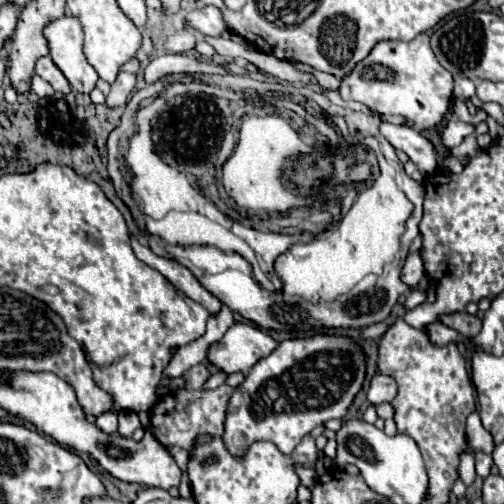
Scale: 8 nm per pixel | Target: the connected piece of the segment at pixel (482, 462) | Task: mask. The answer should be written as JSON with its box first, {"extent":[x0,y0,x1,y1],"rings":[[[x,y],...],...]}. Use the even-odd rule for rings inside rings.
{"extent":[475,452,494,478],"rings":[[[475,452],[475,466],[477,466],[477,474],[479,474],[479,476],[483,476],[483,478],[488,476],[493,464],[494,462],[491,454]]]}

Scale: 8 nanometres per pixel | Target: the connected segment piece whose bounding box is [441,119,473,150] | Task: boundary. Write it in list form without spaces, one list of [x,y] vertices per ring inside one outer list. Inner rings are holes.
[[[455,119],[450,120],[446,128],[443,130],[443,136],[441,136],[441,142],[445,148],[453,148],[457,146],[467,134],[473,134],[473,126],[467,124],[467,122],[455,122]]]

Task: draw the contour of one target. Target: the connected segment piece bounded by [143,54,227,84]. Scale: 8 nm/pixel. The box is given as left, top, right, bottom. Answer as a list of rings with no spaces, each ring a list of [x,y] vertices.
[[[161,54],[155,56],[145,68],[143,68],[143,80],[147,84],[163,78],[165,74],[179,74],[179,72],[207,72],[207,74],[227,74],[225,68],[207,64],[207,62],[197,62],[189,54]]]

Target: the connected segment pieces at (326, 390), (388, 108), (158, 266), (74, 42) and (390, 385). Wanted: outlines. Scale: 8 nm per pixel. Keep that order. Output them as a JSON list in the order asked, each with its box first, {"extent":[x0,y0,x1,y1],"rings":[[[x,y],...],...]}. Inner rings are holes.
[{"extent":[223,334,367,456],"rings":[[[315,334],[281,342],[271,356],[249,370],[247,380],[235,390],[223,440],[231,454],[243,456],[247,444],[271,440],[281,452],[291,454],[305,434],[331,418],[343,418],[359,394],[367,374],[367,356],[349,336]]]},{"extent":[343,34,453,130],"rings":[[[419,34],[411,42],[379,42],[371,54],[355,66],[351,76],[343,78],[343,100],[357,100],[377,110],[379,114],[395,114],[411,120],[413,130],[427,130],[437,126],[449,104],[453,102],[453,76],[435,58],[429,36]]]},{"extent":[131,238,223,316],"rings":[[[131,238],[131,246],[133,246],[135,256],[141,262],[145,262],[147,266],[151,266],[157,272],[161,272],[177,290],[181,290],[185,296],[189,296],[197,304],[201,304],[211,316],[215,316],[221,310],[223,304],[215,296],[211,296],[211,292],[207,292],[195,280],[195,276],[191,276],[191,272],[187,272],[187,268],[183,268],[181,264],[175,264],[175,260],[167,260],[167,258],[161,258],[157,254],[153,254],[151,248],[143,248],[137,238]]]},{"extent":[45,14,99,94],"rings":[[[71,14],[53,20],[45,28],[45,36],[51,48],[51,58],[57,64],[57,68],[65,74],[75,92],[89,94],[95,88],[99,76],[83,54],[81,32],[83,30],[79,20],[75,20]]]},{"extent":[367,376,397,404],"rings":[[[375,376],[371,382],[371,388],[367,392],[367,398],[371,404],[381,404],[381,402],[391,402],[397,394],[397,384],[389,376]]]}]

